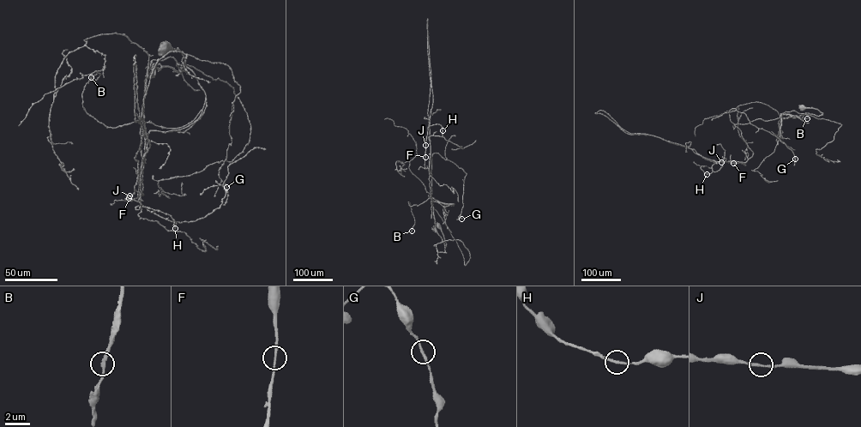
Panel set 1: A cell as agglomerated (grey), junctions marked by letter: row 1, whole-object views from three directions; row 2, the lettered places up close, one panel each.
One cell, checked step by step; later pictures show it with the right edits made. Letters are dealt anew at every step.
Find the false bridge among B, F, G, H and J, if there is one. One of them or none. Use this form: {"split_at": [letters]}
{"split_at": []}

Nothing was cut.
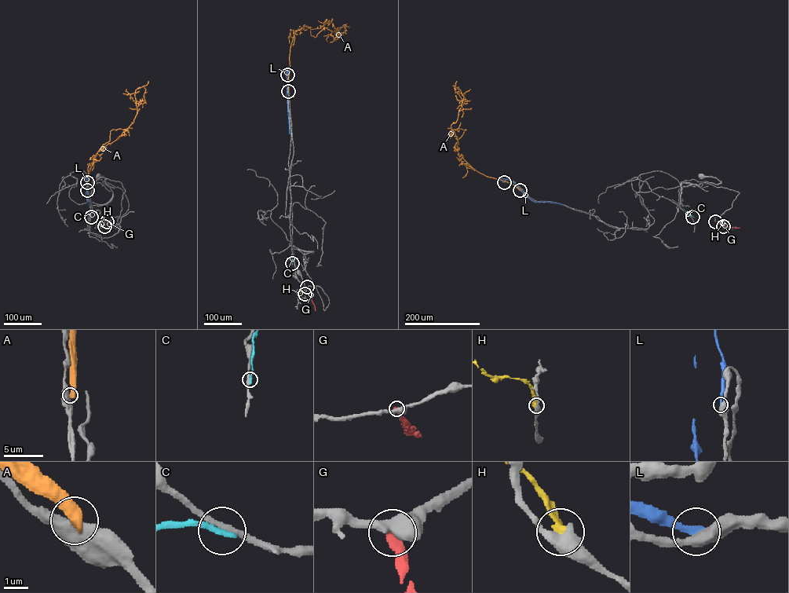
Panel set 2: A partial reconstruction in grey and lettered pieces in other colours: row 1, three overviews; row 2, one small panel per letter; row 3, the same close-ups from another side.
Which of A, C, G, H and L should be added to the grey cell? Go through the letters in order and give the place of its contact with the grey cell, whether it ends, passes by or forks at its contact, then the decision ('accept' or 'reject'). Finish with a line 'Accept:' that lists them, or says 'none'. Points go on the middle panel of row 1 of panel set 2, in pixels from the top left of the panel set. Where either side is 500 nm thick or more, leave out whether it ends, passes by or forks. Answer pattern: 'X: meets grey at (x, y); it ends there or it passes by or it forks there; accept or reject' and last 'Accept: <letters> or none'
A: meets grey at (288, 91); reject
C: meets grey at (292, 263); it ends there; reject
G: meets grey at (307, 287); reject
H: meets grey at (305, 294); reject
L: meets grey at (287, 75); reject
Accept: none

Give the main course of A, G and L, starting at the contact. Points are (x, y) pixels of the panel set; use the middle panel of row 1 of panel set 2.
A: (288, 91), (290, 46), (297, 29), (307, 27), (315, 37), (329, 22), (337, 35), (339, 27), (348, 27)
G: (307, 287), (315, 311)
L: (287, 75), (289, 133)

